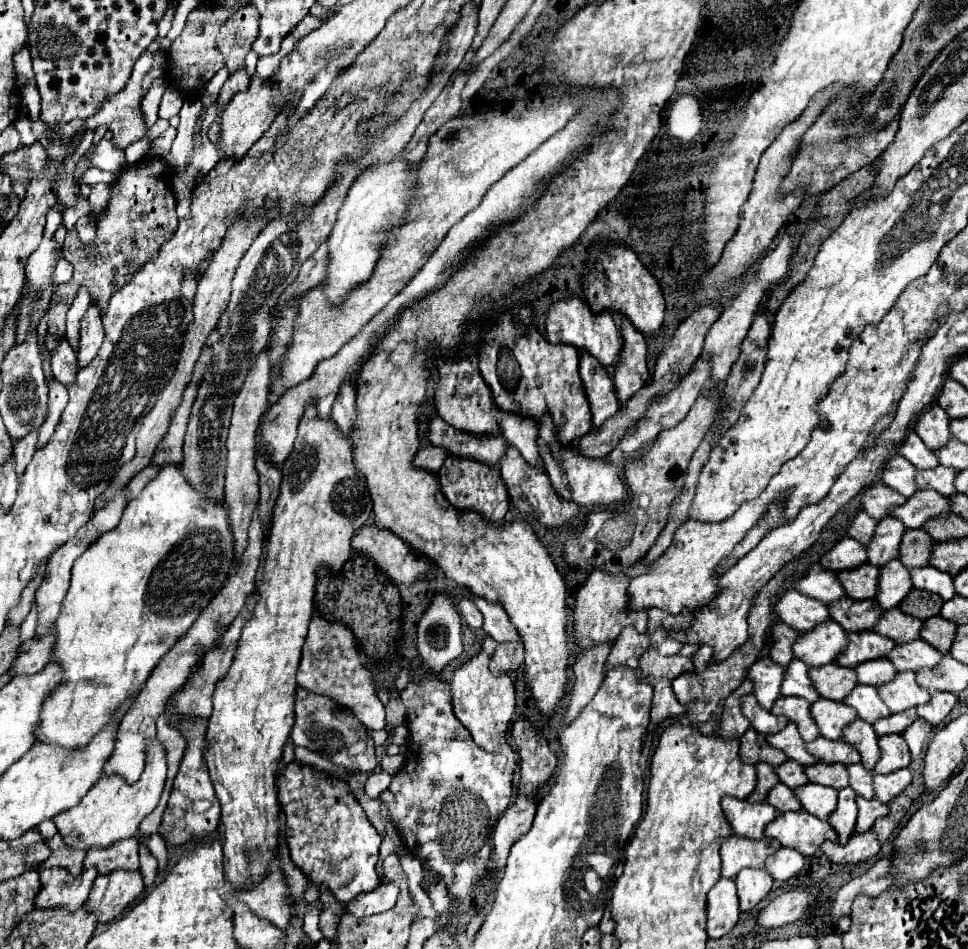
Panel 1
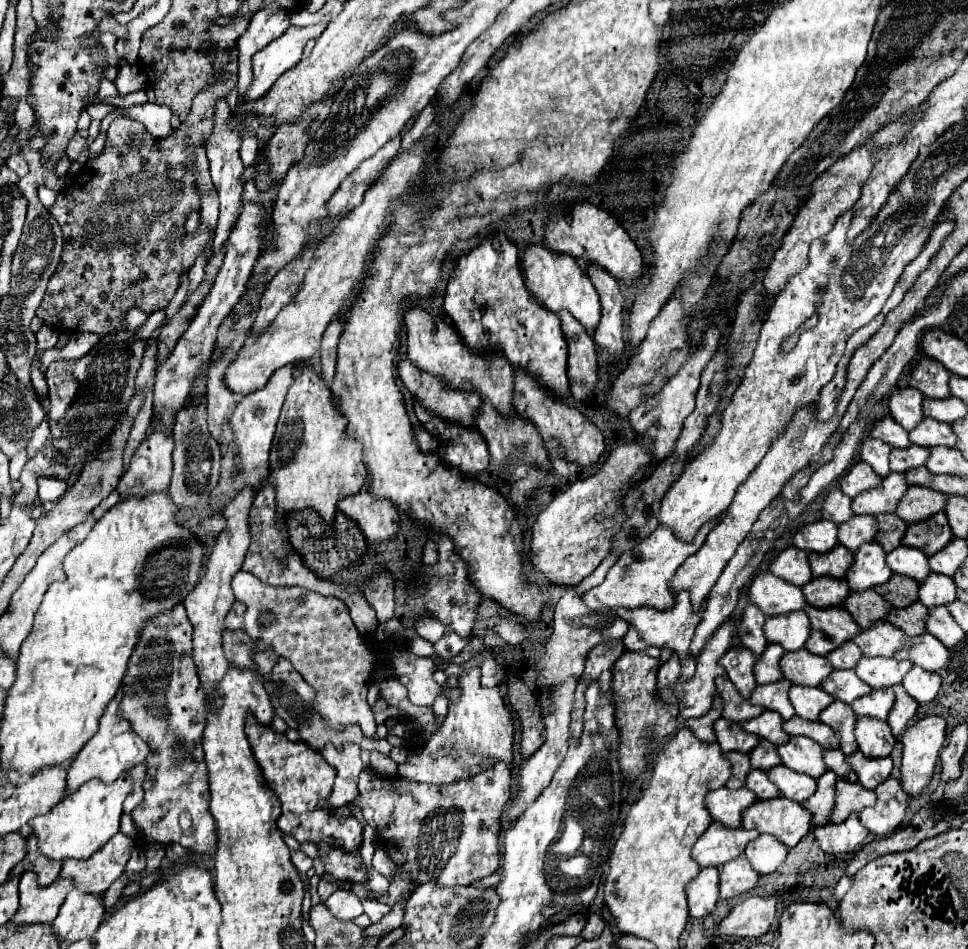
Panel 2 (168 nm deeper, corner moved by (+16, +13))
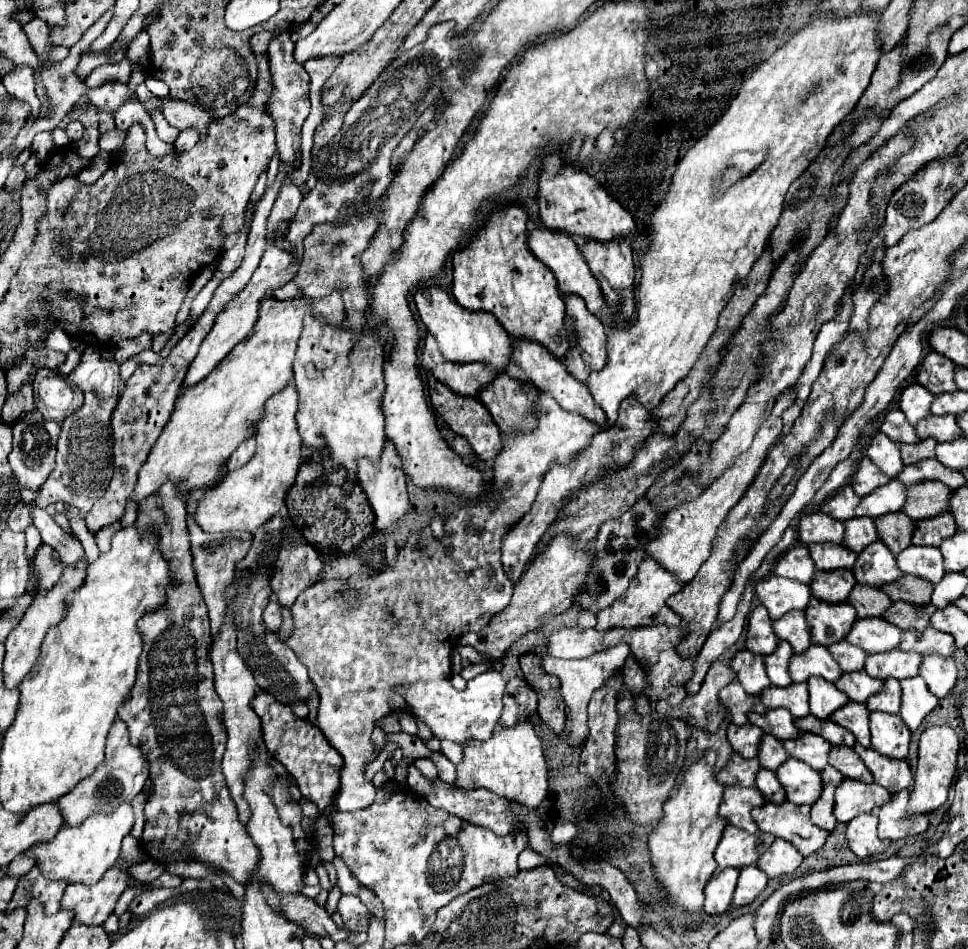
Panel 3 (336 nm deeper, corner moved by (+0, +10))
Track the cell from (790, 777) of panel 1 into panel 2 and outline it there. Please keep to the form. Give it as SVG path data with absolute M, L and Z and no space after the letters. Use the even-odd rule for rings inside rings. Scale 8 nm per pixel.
M764 738L758 742L758 746L748 756L752 760L752 768L758 768L758 770L770 770L780 764L780 756L776 752L776 746Z

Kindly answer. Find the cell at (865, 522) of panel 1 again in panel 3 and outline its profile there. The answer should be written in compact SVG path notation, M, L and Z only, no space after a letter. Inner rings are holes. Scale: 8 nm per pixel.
M846 485L846 487L842 487L836 495L828 497L828 499L820 505L820 509L822 509L826 515L830 515L830 517L834 517L834 519L838 519L838 521L848 521L848 519L854 517L854 509L858 507L858 503L860 503L860 497L852 491L850 485Z

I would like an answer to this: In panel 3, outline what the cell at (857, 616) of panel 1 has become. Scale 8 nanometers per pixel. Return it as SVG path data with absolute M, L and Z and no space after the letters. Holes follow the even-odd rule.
M850 569L838 571L818 571L810 583L810 589L816 599L826 603L844 603L856 585L856 579Z

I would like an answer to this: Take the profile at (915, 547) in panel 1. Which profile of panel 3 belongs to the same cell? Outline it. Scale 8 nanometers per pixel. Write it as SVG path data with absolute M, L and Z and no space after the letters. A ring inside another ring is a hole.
M898 511L876 519L876 529L878 529L878 537L888 545L888 549L894 555L898 555L906 547L910 547L916 523L908 519L908 515L904 515L902 511Z

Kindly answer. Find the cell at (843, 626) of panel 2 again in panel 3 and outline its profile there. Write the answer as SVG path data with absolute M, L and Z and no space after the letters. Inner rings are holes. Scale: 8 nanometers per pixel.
M812 599L806 607L806 619L812 631L812 643L830 647L832 643L840 643L848 635L858 615L850 603L830 605Z

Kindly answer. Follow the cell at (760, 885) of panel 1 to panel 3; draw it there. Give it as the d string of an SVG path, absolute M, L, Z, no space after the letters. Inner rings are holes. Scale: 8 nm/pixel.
M756 865L744 867L740 871L740 877L738 877L738 885L736 885L736 891L734 891L732 905L742 907L742 905L752 903L764 891L766 883L768 883L768 877Z

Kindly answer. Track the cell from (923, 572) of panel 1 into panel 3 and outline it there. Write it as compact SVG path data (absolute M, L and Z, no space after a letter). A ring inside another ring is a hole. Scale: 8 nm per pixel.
M910 545L906 551L896 555L896 563L902 573L928 579L934 585L944 577L942 553L936 547Z

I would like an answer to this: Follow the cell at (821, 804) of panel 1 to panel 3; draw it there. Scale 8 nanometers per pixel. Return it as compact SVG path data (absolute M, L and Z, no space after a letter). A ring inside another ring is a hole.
M788 757L788 761L776 771L782 787L786 789L788 801L792 803L806 803L812 805L816 799L820 799L822 793L822 779L820 773L812 771L806 763L800 763L798 759Z

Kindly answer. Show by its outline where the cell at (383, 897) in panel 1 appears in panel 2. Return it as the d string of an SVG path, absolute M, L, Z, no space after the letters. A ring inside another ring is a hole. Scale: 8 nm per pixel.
M336 890L328 900L326 908L338 918L338 920L354 920L364 912L360 898L350 890Z

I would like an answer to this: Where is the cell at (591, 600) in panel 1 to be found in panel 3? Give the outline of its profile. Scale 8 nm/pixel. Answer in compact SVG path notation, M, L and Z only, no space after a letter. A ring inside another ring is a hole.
M618 643L616 647L610 647L610 649L604 649L604 651L598 651L598 655L590 655L586 659L578 659L578 661L562 661L562 659L556 659L556 657L548 657L544 655L542 657L542 669L548 671L550 675L556 675L560 679L560 695L570 711L570 717L572 717L572 735L570 735L570 745L578 745L586 739L588 735L588 713L586 713L586 707L588 707L588 701L592 697L592 693L602 687L602 683L614 675L626 661L626 657L630 655L628 651L628 645L626 643Z

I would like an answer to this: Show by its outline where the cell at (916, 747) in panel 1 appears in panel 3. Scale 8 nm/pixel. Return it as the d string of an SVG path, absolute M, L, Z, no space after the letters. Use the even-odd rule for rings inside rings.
M912 677L902 681L902 709L900 717L914 733L924 717L938 705L938 699L928 691L922 677Z

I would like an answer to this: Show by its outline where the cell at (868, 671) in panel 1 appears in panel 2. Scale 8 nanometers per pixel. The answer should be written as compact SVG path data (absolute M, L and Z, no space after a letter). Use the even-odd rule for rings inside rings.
M848 640L844 642L840 648L836 648L834 652L828 654L828 660L832 662L834 668L844 668L844 666L856 666L856 662L862 658L862 652L860 648Z

